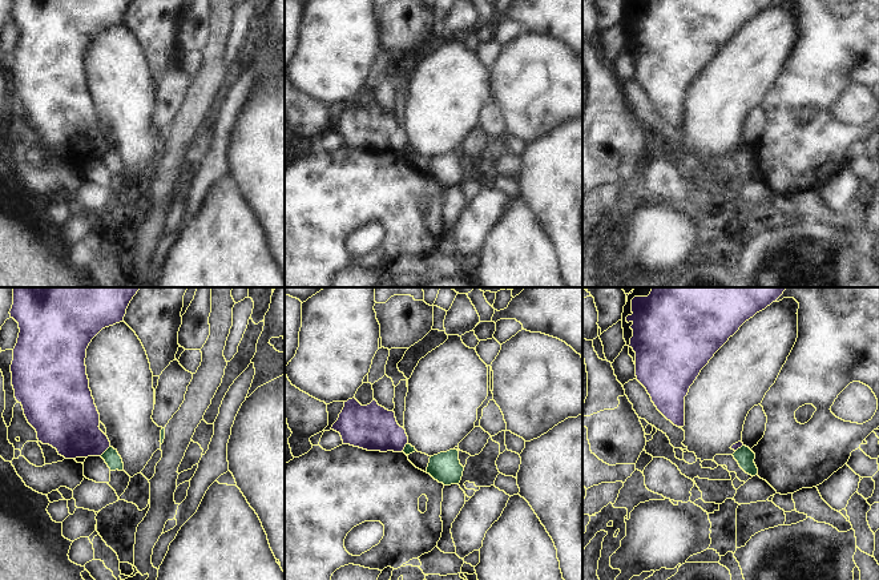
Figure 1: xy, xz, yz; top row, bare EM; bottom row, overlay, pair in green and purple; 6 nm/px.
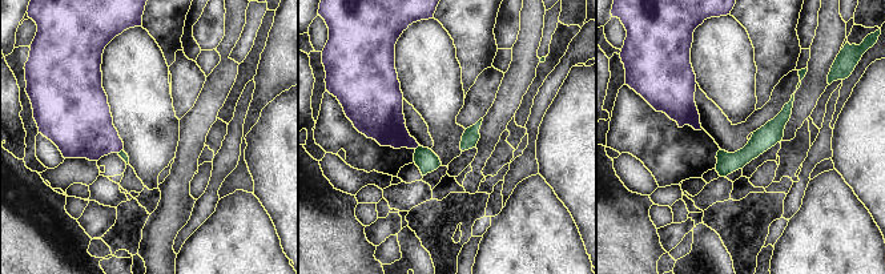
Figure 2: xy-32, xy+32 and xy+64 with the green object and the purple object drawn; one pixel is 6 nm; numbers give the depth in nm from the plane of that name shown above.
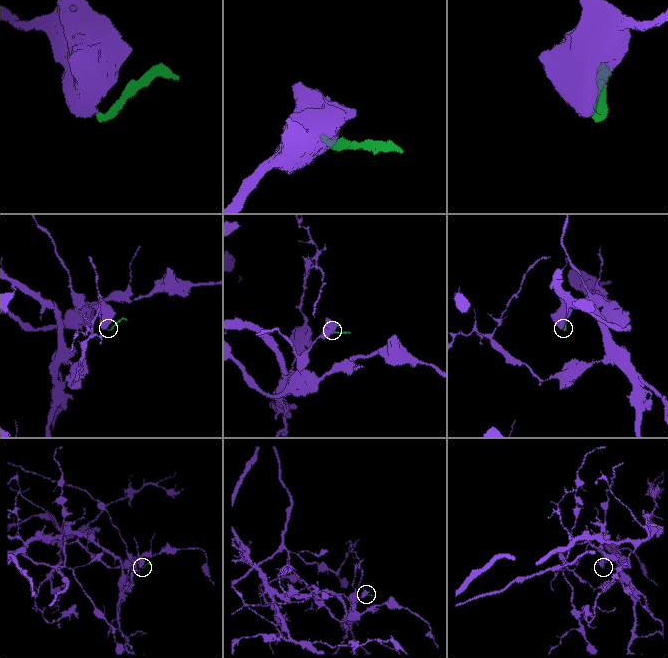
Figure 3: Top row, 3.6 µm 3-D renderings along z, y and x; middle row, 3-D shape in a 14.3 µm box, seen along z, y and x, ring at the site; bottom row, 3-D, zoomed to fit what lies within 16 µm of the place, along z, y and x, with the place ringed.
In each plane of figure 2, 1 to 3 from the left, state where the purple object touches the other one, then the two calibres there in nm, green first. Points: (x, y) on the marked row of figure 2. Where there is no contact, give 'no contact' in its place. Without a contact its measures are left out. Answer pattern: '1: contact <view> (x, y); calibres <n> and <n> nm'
1: contact xy-32 (120, 152); calibres 50 and 340 nm
2: contact xy+32 (417, 148); calibres 140 and 240 nm
3: no contact

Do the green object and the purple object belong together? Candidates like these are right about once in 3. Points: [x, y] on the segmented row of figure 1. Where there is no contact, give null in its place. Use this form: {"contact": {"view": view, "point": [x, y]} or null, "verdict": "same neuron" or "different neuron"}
{"contact": {"view": "xy", "point": [105, 451]}, "verdict": "different neuron"}

